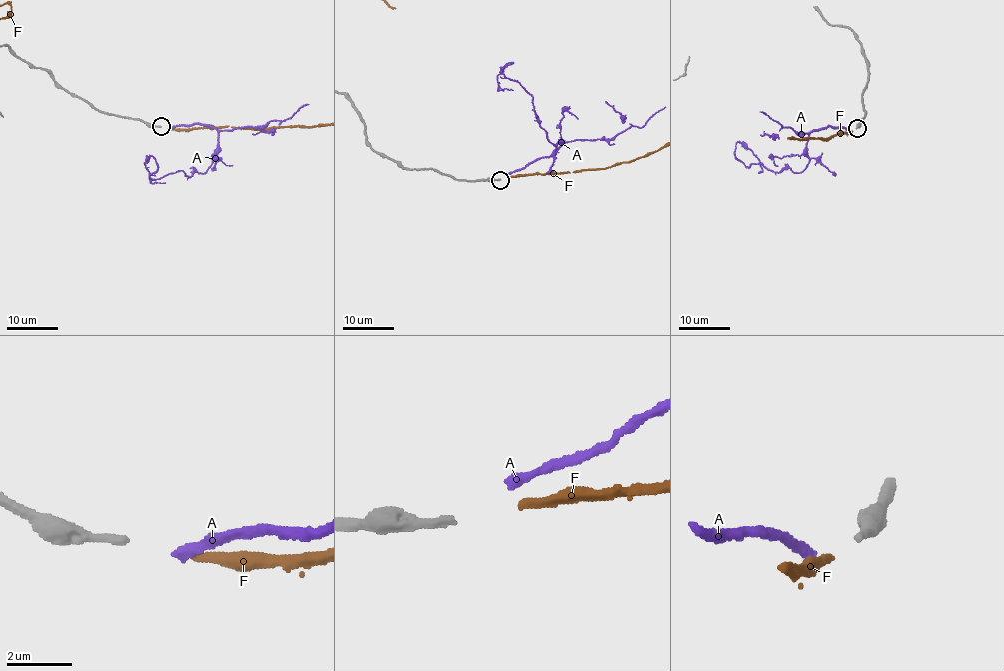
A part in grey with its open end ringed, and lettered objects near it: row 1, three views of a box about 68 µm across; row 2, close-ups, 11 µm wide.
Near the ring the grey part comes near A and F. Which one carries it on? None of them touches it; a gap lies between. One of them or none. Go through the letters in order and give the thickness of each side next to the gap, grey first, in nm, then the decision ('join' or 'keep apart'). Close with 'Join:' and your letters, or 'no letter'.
A: calibres 240 and 320 nm; keep apart
F: calibres 240 and 260 nm; join
Join: F

